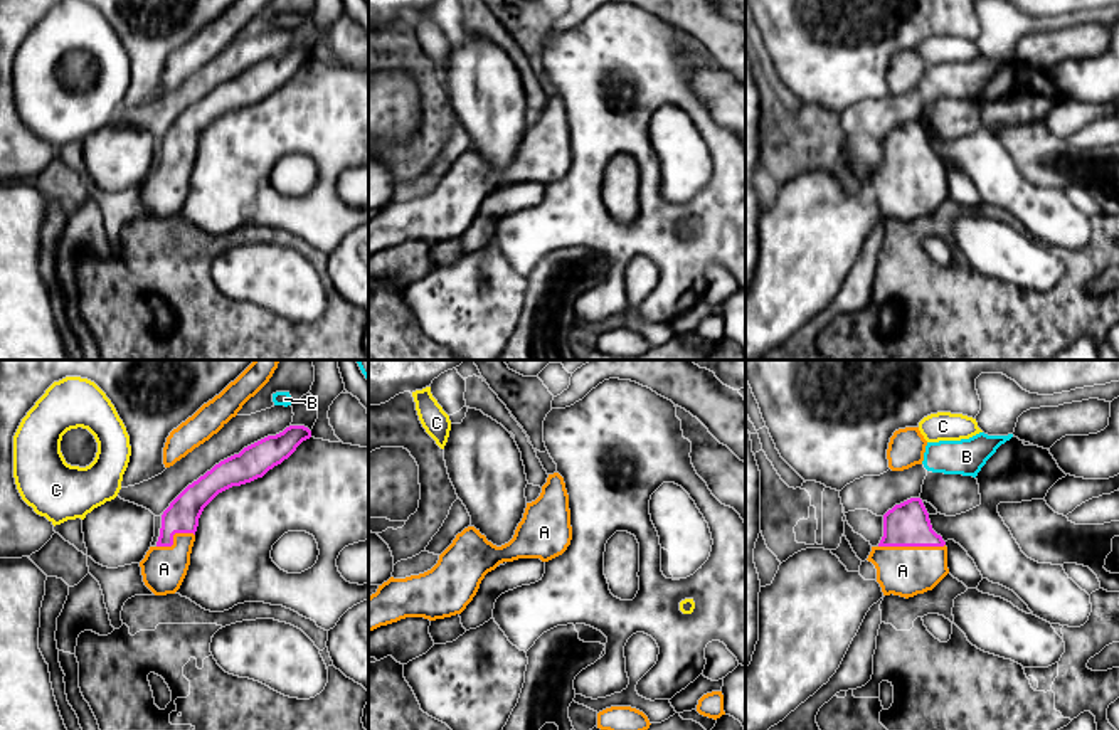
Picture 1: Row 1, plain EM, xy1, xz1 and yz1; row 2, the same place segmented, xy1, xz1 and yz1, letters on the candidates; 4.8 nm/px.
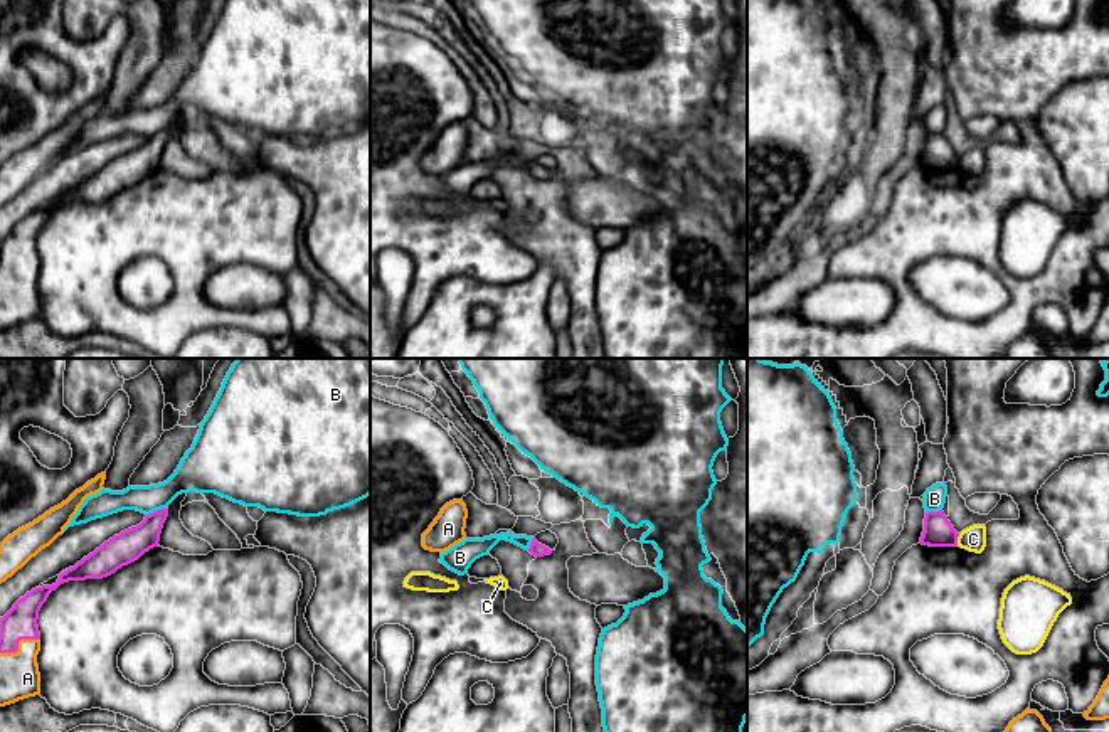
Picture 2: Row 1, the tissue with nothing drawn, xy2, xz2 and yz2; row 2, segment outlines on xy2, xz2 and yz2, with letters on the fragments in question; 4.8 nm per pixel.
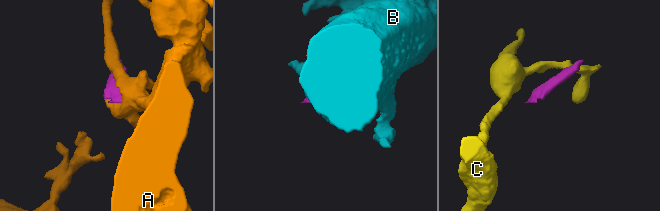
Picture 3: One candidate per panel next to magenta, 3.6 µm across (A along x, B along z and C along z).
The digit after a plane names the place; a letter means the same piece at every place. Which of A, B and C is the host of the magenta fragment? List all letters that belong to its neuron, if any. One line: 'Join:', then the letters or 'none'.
Join: A

